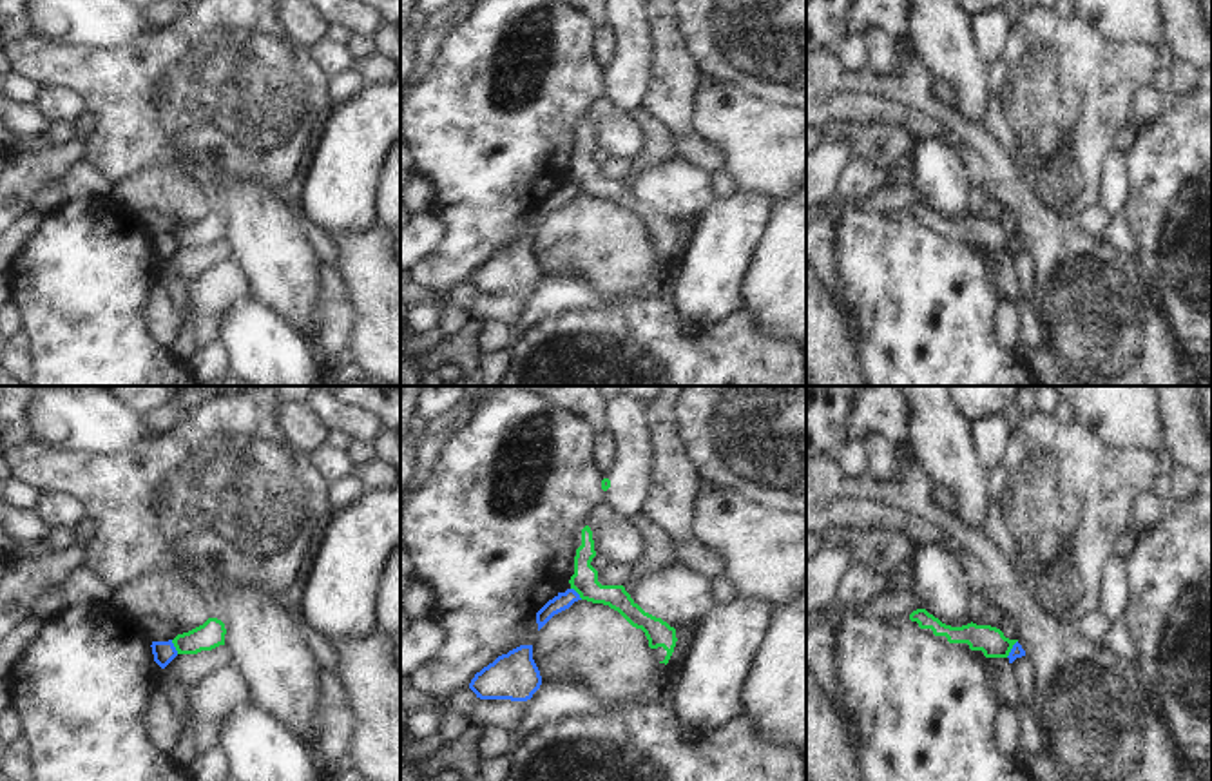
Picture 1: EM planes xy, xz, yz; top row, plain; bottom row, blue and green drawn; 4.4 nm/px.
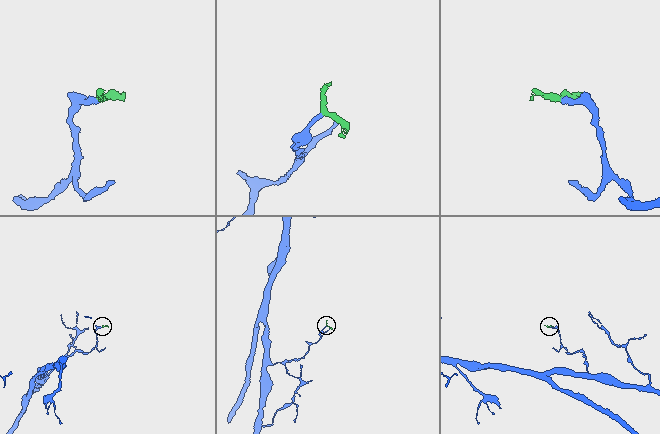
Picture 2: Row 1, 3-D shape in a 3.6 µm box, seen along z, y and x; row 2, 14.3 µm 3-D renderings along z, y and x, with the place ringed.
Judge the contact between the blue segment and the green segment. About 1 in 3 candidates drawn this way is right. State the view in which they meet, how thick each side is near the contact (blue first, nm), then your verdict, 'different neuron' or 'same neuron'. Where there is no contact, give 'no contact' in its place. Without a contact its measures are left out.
yz | 60/120 nm | different neuron

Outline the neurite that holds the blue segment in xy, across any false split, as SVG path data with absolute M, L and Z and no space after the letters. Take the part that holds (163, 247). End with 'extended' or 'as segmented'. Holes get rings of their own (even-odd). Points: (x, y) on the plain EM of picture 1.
M172 234L168 236L152 236L152 248L154 248L154 256L165 263L176 250L178 250L178 245L172 237Z; as segmented

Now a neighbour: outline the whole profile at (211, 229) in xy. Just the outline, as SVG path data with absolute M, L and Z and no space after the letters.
M208 212L203 219L178 228L172 237L178 248L197 248L225 239L225 217L217 212Z

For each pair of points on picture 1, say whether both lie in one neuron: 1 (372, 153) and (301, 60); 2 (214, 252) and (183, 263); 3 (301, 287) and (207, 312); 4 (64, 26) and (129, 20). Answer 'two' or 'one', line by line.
1: two
2: one
3: two
4: one

